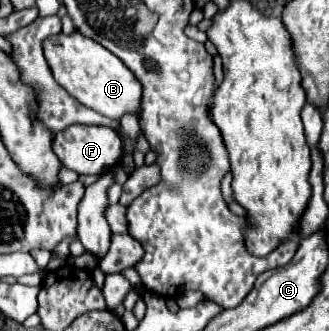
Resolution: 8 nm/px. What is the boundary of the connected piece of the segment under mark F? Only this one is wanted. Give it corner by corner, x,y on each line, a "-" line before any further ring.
71,125
55,135
53,151
61,159
65,169
77,171
79,175
103,175
115,165
119,165
123,157
123,141
119,133
111,127
101,125

